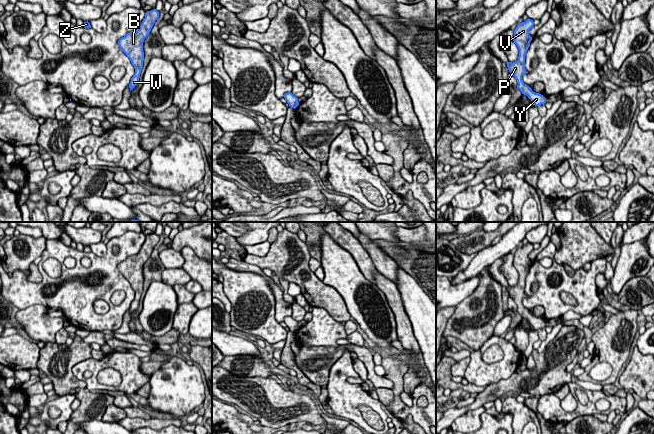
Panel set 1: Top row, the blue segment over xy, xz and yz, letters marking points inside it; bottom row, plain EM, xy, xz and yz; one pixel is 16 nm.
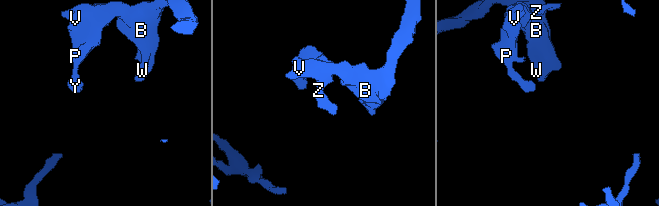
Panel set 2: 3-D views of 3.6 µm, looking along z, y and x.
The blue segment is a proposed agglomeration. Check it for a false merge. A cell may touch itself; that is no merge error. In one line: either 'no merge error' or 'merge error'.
no merge error

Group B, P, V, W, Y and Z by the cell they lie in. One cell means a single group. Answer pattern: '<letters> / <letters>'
B P V W Y Z

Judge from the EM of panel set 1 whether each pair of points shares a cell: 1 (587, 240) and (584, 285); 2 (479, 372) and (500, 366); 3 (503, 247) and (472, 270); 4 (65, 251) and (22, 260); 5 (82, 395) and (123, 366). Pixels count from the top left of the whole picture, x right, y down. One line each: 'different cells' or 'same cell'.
1: different cells
2: same cell
3: same cell
4: different cells
5: different cells

